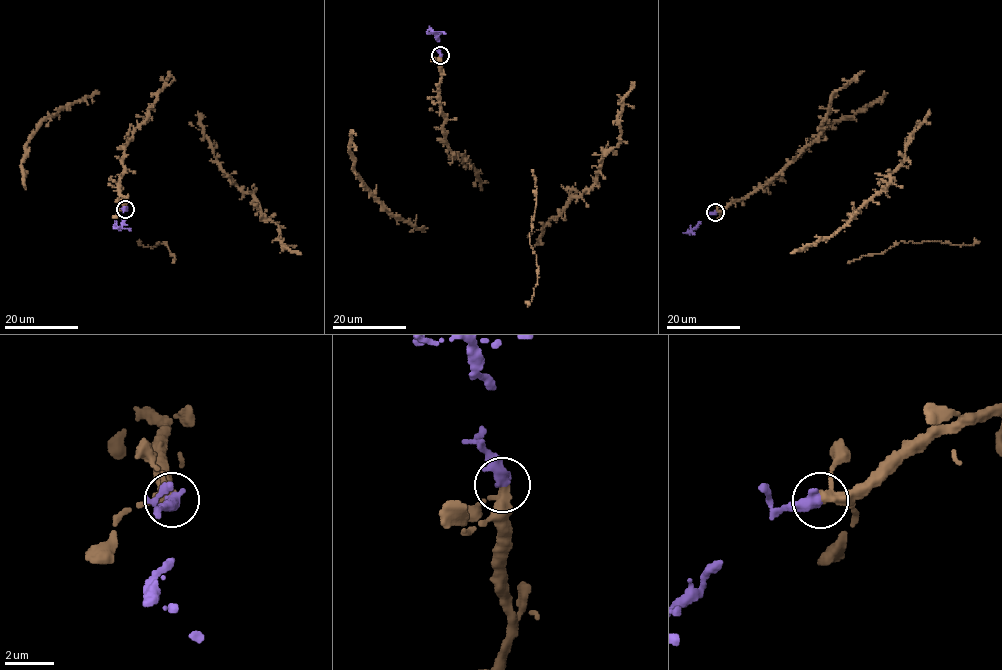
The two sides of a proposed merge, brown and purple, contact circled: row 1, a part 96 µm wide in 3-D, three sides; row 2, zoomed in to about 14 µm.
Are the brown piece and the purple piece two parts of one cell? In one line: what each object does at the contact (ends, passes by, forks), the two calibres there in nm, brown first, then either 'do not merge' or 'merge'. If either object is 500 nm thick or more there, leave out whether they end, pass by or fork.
brown passes by | purple ends | 320/480 nm | merge

